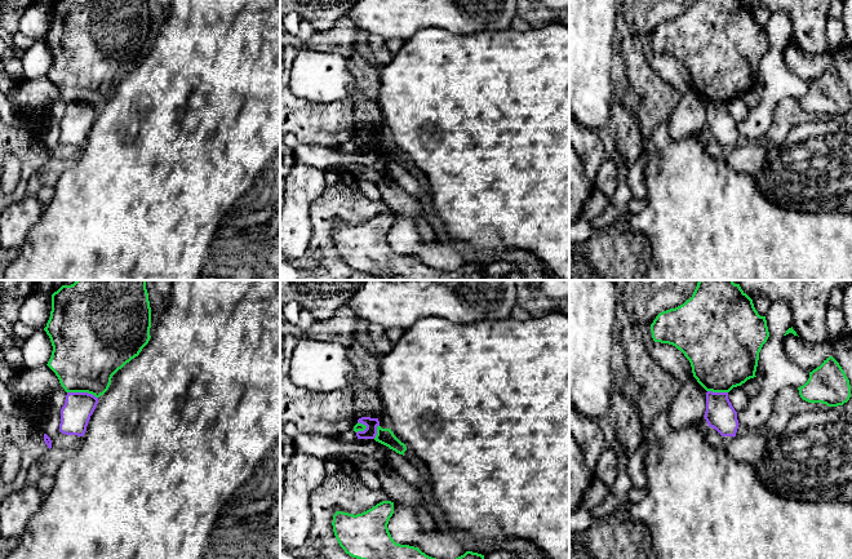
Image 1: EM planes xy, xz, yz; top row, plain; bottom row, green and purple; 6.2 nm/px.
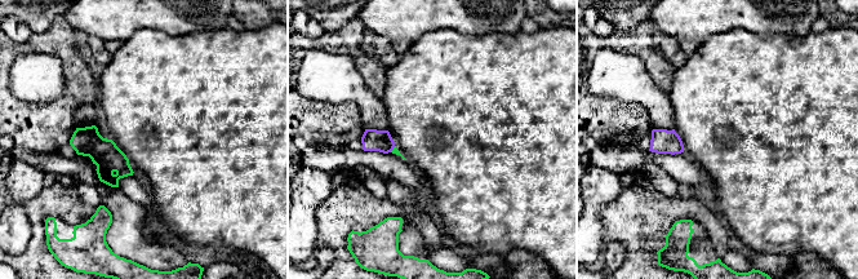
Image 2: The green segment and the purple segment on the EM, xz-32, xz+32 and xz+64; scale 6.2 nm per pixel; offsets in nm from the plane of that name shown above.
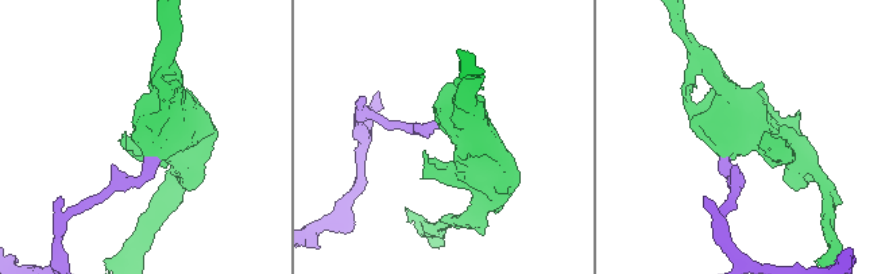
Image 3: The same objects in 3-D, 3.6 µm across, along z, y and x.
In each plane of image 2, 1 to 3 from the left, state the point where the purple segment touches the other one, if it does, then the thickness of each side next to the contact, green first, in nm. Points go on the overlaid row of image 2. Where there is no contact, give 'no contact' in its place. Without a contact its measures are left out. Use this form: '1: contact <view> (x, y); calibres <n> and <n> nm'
1: no contact
2: contact xz+32 (394, 149); calibres 40 and 140 nm
3: no contact

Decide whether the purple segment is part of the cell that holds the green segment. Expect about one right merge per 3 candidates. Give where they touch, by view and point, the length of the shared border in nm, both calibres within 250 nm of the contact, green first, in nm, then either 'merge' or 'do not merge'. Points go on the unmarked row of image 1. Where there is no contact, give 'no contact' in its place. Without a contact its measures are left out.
meets green in xy at (83, 102); contact 200 nm long; 440 nm thick on the green side, 190 nm on the other; do not merge

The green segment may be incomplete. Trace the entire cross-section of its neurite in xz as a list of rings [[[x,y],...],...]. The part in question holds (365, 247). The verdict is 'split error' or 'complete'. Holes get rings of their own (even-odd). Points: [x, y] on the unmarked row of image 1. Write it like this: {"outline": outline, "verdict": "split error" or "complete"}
{"outline": [[[382,212],[361,225],[336,222],[333,243],[352,269],[396,280],[482,280],[484,266],[466,262],[453,271],[439,271],[418,258],[396,254],[387,239],[394,213]]], "verdict": "complete"}

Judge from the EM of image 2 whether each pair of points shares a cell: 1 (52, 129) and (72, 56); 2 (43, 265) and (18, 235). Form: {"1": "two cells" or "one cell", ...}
{"1": "one cell", "2": "two cells"}

